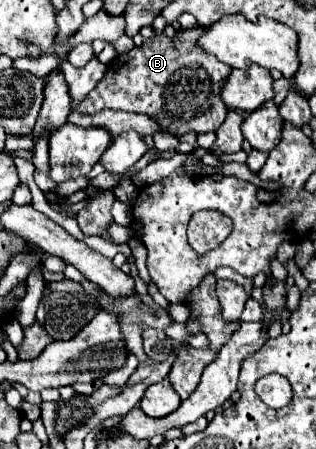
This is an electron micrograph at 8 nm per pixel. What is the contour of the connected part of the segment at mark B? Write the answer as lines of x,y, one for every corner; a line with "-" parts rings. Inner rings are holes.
198,26
182,32
180,40
166,36
144,40
142,46
118,56
86,100
78,104
72,102
72,110
94,114
102,108
112,108
148,114
164,132
172,136
182,136
188,132
216,132
228,112
226,104
220,100
220,86
230,74
230,66
196,48
196,40
202,32
204,28

